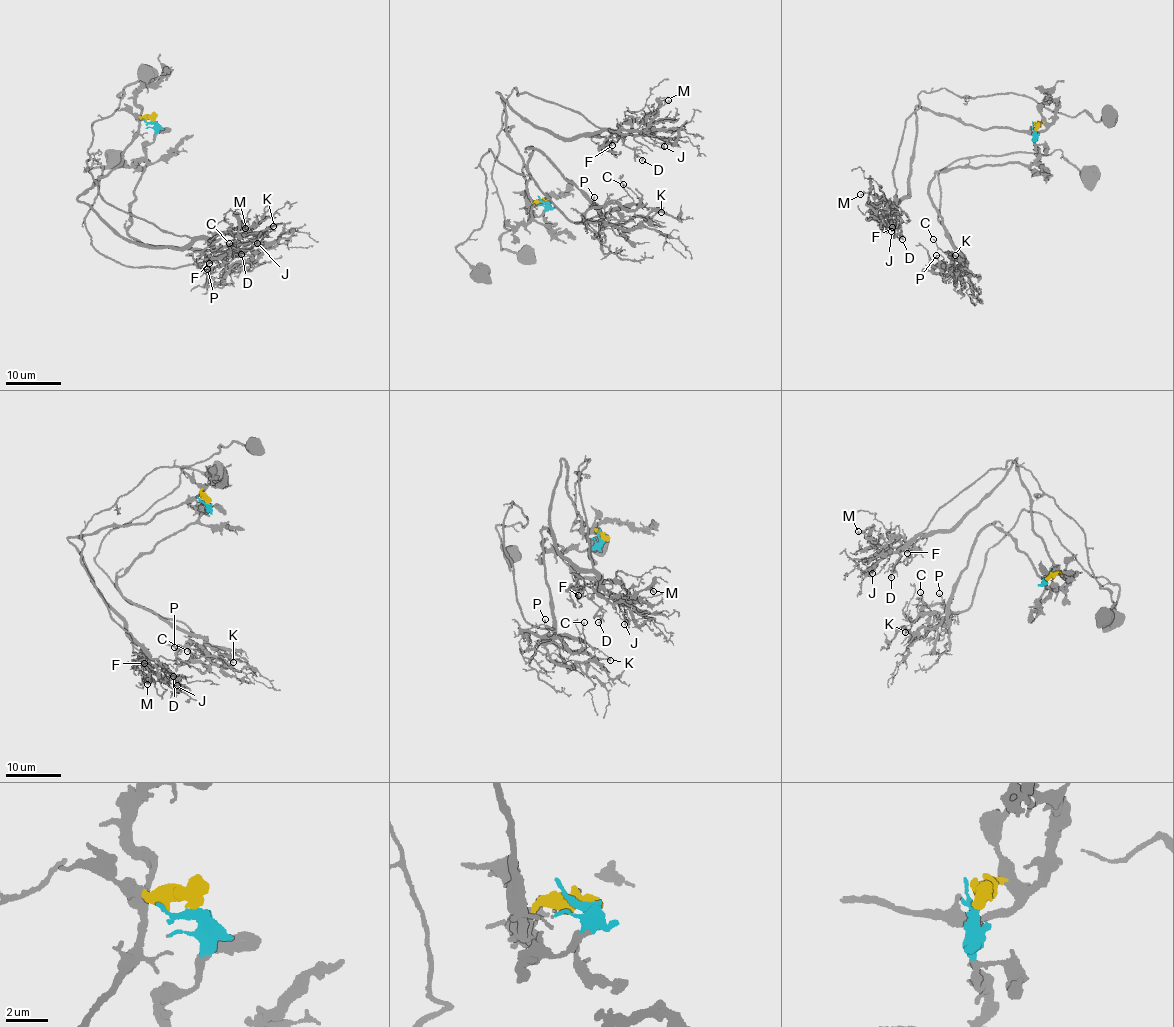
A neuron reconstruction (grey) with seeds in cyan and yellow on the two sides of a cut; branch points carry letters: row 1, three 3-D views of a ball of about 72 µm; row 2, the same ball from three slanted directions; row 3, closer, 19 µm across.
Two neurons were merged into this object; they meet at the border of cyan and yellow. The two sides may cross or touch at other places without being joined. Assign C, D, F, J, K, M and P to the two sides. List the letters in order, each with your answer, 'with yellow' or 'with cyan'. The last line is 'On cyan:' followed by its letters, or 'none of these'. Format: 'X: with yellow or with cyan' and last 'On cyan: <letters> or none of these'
C: with cyan
D: with yellow
F: with yellow
J: with yellow
K: with cyan
M: with yellow
P: with cyan
On cyan: C, K, P

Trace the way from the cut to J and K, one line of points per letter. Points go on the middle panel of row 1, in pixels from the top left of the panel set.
J: (546, 203), (528, 210), (522, 155), (497, 92), (559, 138), (606, 131), (652, 136), (664, 147)
K: (545, 204), (543, 214), (528, 221), (525, 148), (547, 155), (604, 225), (661, 212)

